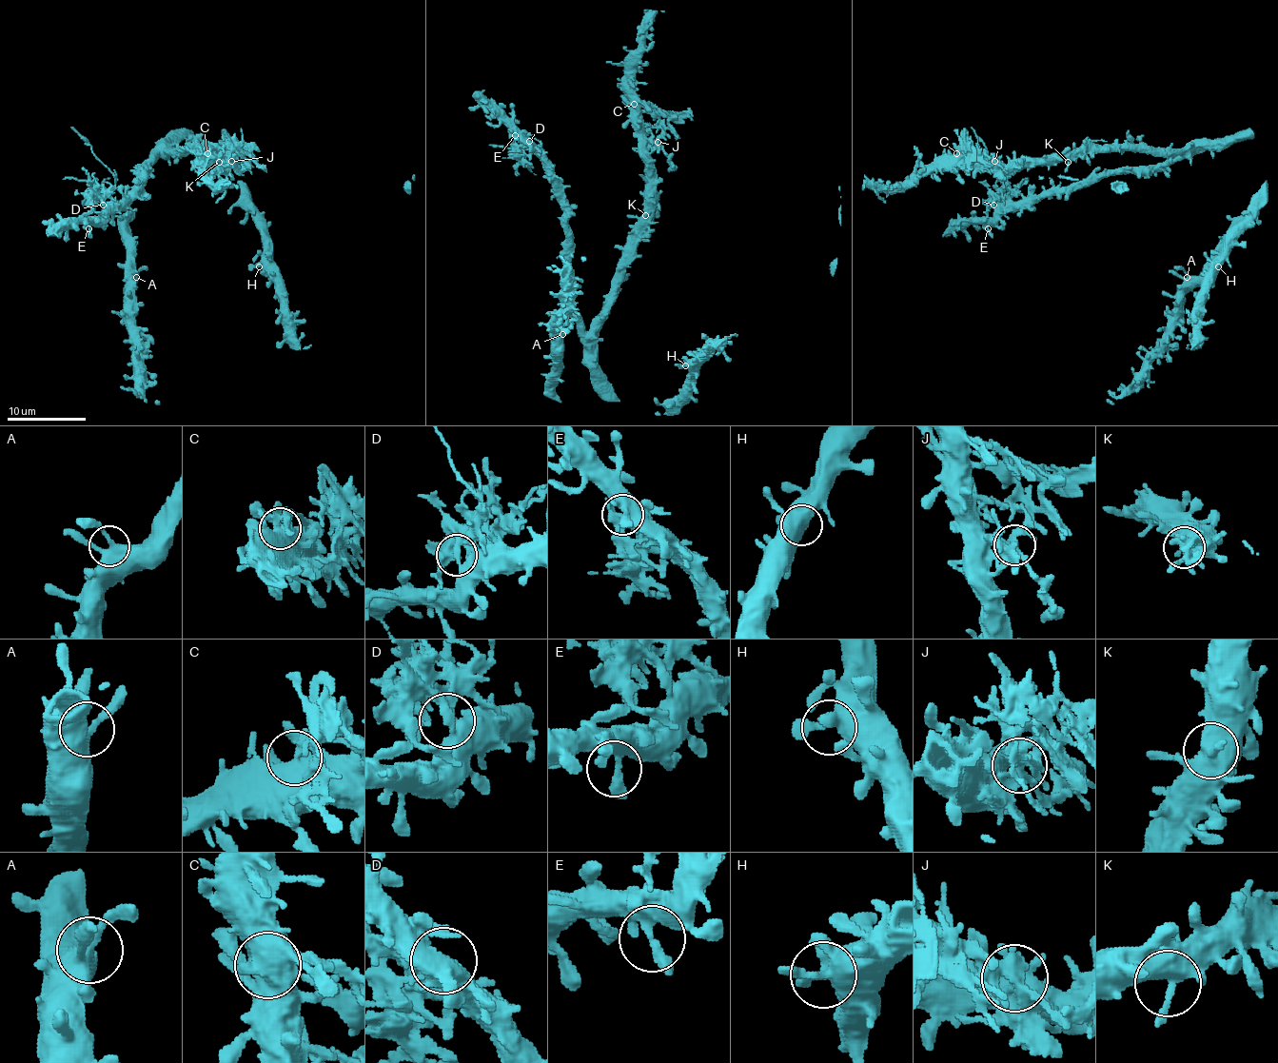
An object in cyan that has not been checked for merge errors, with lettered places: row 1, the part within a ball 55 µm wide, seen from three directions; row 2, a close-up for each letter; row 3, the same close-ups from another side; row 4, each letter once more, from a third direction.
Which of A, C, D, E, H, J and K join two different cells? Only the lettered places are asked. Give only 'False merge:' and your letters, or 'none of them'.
False merge: D, J

